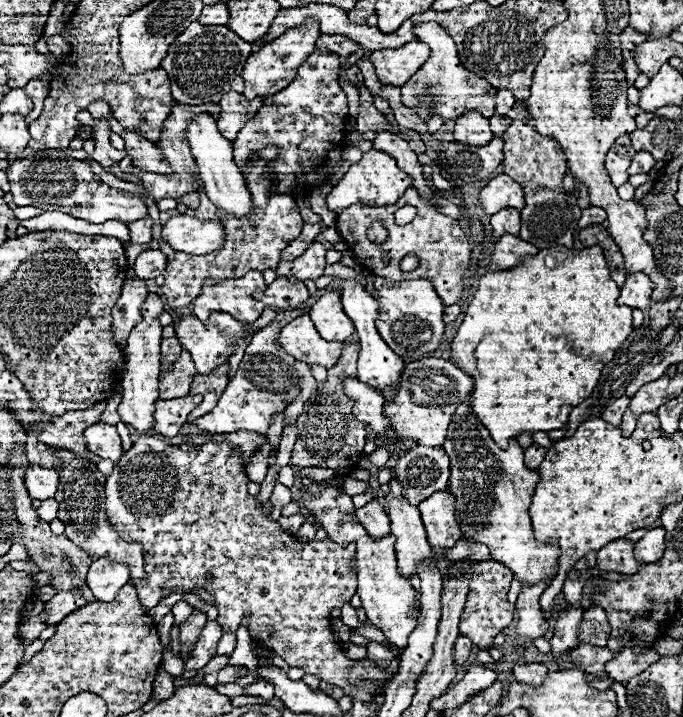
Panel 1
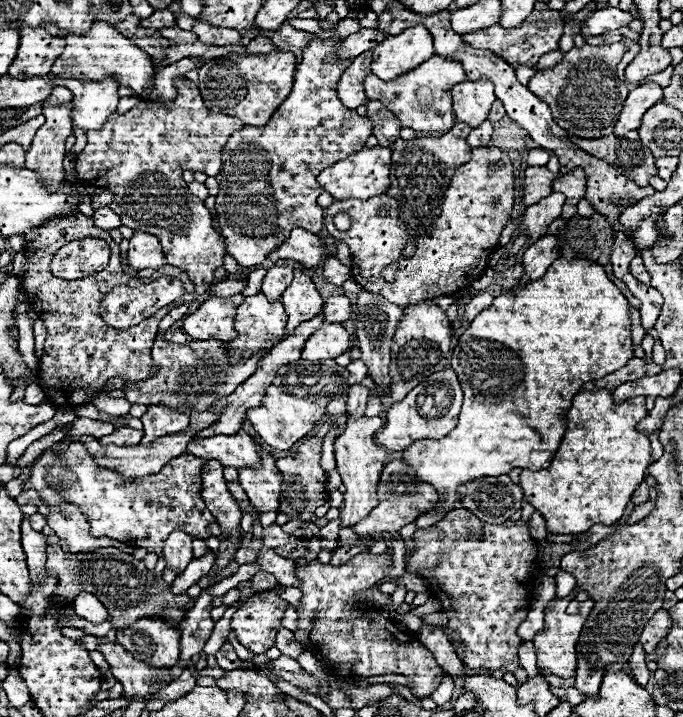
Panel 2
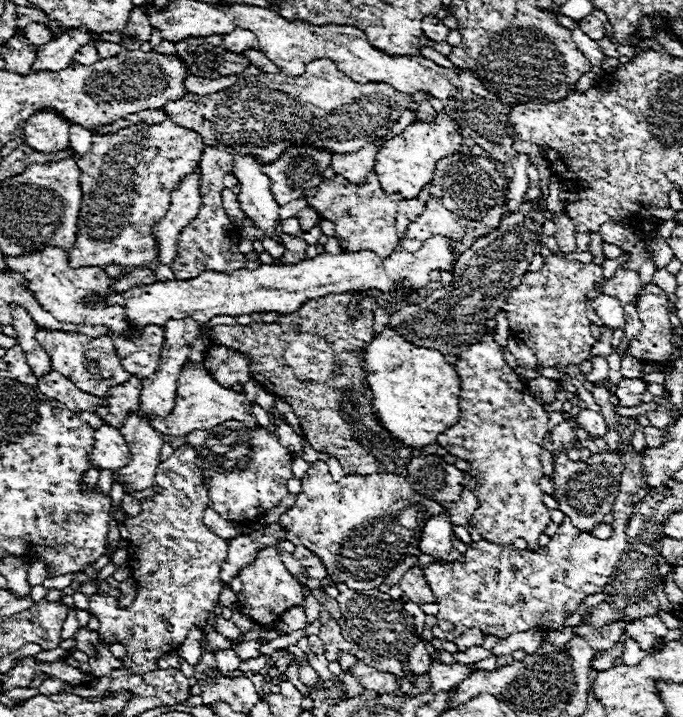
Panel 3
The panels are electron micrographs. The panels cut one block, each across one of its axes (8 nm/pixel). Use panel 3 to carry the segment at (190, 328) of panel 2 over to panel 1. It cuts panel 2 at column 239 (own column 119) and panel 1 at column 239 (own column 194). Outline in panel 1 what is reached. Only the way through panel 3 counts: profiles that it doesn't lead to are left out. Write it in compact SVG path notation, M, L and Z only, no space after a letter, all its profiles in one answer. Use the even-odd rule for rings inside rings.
M250 270L242 278L204 280L200 296L192 302L194 316L206 320L210 312L226 312L236 320L254 322L264 312L266 304L252 298L252 294L264 286L264 276L258 270Z

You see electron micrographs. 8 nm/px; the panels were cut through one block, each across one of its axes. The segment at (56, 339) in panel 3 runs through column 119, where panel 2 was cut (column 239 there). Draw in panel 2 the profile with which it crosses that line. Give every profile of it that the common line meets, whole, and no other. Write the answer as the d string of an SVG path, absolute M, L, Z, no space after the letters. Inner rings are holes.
M210 338L204 342L190 342L184 346L156 340L152 346L152 364L156 366L156 370L148 380L140 382L136 390L128 390L126 400L132 404L144 404L144 406L162 404L182 414L210 410L210 406L216 400L232 394L236 386L246 382L256 372L258 362L266 356L266 352L260 350L252 358L238 360L232 366L226 344L228 342L222 342L216 338Z

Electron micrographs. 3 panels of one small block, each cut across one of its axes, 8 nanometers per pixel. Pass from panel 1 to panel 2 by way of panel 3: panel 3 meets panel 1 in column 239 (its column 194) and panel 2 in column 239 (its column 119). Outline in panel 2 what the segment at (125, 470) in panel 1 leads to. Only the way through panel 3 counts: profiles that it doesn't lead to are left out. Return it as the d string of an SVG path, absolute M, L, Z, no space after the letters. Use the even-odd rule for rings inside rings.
M284 586L250 596L248 604L240 604L232 616L230 626L234 628L238 642L252 654L264 654L274 646L276 628L288 606L286 600L278 598L280 590L284 590Z

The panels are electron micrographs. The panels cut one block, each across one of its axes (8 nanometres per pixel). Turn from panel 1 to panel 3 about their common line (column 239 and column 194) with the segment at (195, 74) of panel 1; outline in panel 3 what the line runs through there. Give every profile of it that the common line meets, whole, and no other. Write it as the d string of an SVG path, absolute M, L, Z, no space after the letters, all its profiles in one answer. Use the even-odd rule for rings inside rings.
M222 36L184 38L174 42L176 56L184 62L190 74L200 78L220 78L230 74L242 74L248 68L248 58L236 52L228 52L222 46Z

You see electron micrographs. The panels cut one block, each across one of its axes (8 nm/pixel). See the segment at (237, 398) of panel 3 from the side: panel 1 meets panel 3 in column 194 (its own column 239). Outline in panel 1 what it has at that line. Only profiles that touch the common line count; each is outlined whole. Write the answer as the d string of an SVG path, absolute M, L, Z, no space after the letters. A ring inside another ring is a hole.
M242 358L240 366L236 370L236 376L230 380L218 406L212 412L204 414L202 418L190 422L192 426L212 432L212 434L230 434L230 432L238 432L238 430L266 434L272 416L276 412L284 410L290 402L284 402L284 398L280 398L280 394L272 394L272 390L262 390L260 384L256 384L256 382L252 382L252 378L248 378L248 370L244 370L244 366L248 366L248 358Z

